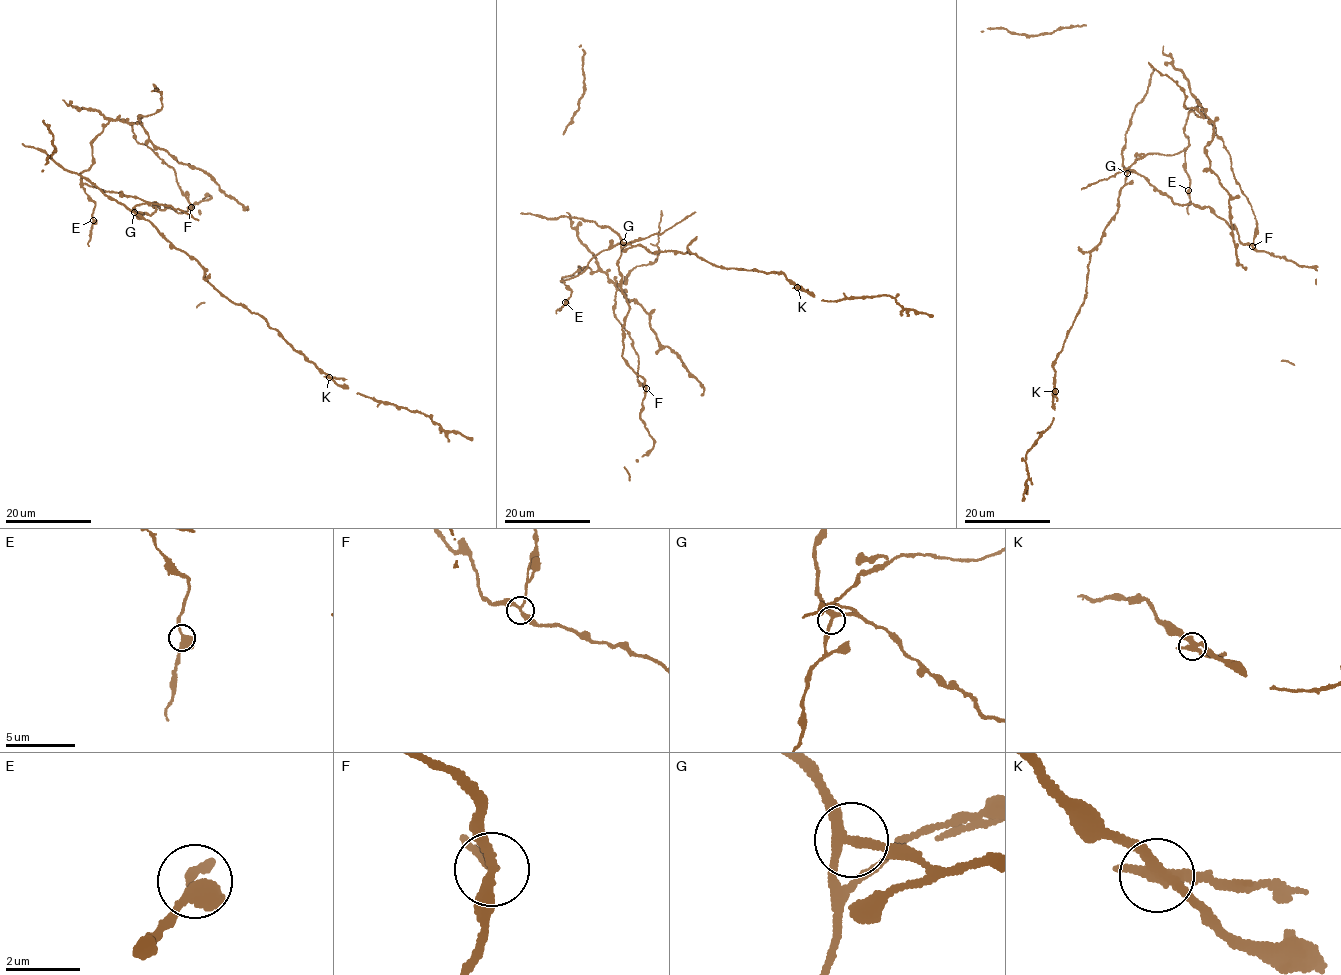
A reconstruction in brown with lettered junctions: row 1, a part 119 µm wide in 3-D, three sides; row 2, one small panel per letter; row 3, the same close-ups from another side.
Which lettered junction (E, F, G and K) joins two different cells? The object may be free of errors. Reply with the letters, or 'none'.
K

